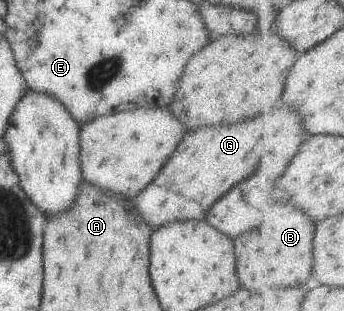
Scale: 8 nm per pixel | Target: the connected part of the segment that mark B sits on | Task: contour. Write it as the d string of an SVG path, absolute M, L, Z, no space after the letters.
M273 205L271 225L269 217L263 217L263 225L257 225L249 233L235 237L235 271L241 287L249 291L277 289L277 287L295 287L303 285L313 273L313 237L315 223L313 219L295 209L295 205Z

